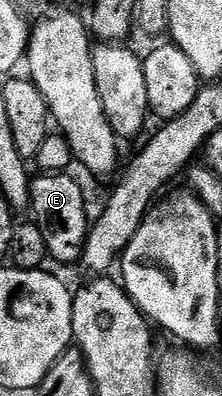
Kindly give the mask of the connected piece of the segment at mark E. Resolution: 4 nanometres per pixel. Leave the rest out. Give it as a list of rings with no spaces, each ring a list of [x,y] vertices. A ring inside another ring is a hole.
[[[44,172],[36,175],[31,182],[30,219],[45,237],[47,255],[59,264],[78,265],[83,258],[83,247],[89,231],[87,200],[83,188],[67,172]]]

